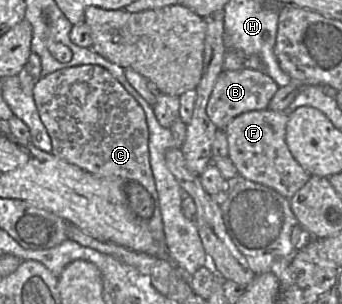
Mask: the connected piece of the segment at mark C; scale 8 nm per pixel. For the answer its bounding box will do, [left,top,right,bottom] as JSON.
[32,64,168,259]

